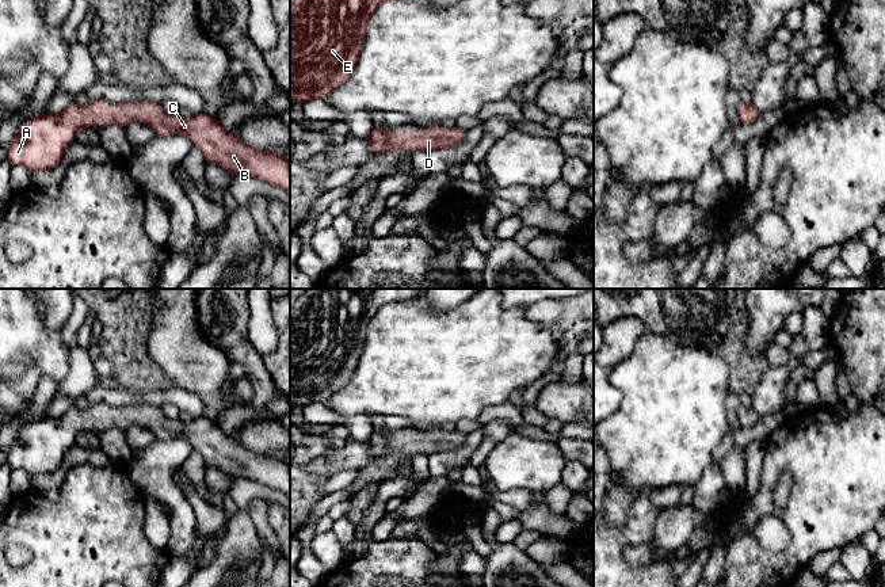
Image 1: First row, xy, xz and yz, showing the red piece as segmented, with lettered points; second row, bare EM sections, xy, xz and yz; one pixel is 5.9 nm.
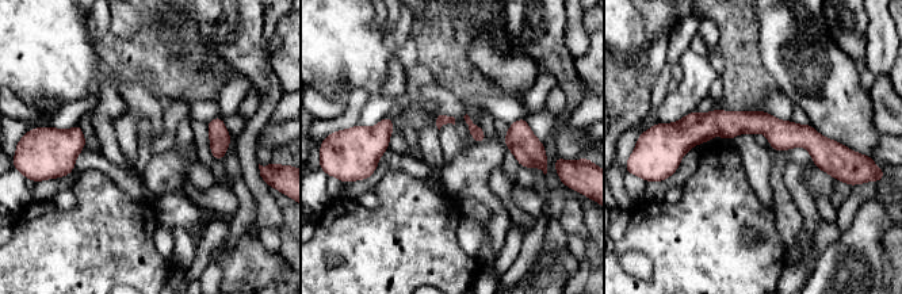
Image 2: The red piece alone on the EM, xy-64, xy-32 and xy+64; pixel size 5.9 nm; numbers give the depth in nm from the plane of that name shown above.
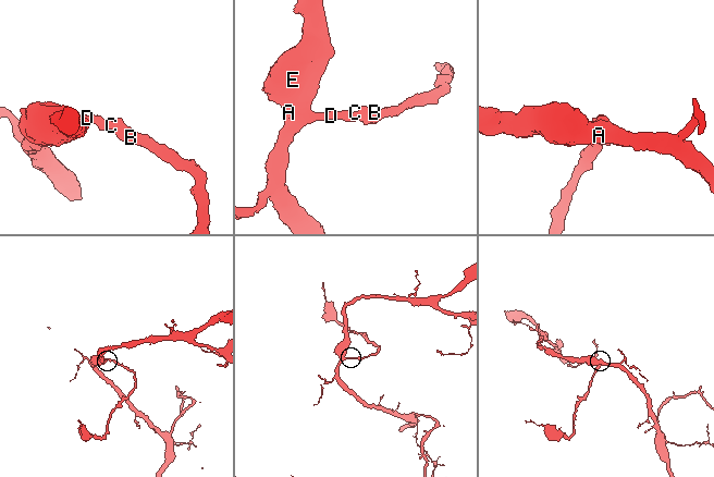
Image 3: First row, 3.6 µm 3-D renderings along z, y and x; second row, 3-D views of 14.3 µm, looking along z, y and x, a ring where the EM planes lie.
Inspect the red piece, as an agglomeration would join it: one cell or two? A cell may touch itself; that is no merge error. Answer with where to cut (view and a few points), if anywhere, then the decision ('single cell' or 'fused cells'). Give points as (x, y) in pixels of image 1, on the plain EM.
cut none; single cell

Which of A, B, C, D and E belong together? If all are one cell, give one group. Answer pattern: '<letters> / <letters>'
A B C D E

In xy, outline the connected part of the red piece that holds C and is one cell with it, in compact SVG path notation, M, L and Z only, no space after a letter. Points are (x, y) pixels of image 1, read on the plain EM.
M92 404L87 409L69 408L58 418L43 416L33 423L24 424L12 445L5 447L7 462L12 469L23 469L31 477L52 473L62 462L64 454L75 445L76 437L81 431L92 431L95 423L100 424L100 432L108 427L126 431L130 426L146 427L156 439L186 438L190 445L201 453L207 466L214 466L230 479L245 479L260 483L271 489L279 491L290 498L290 466L267 451L253 453L243 446L234 435L226 435L217 423L205 416L192 418L191 422L167 418L160 407L145 405L117 407L112 413L106 404Z

